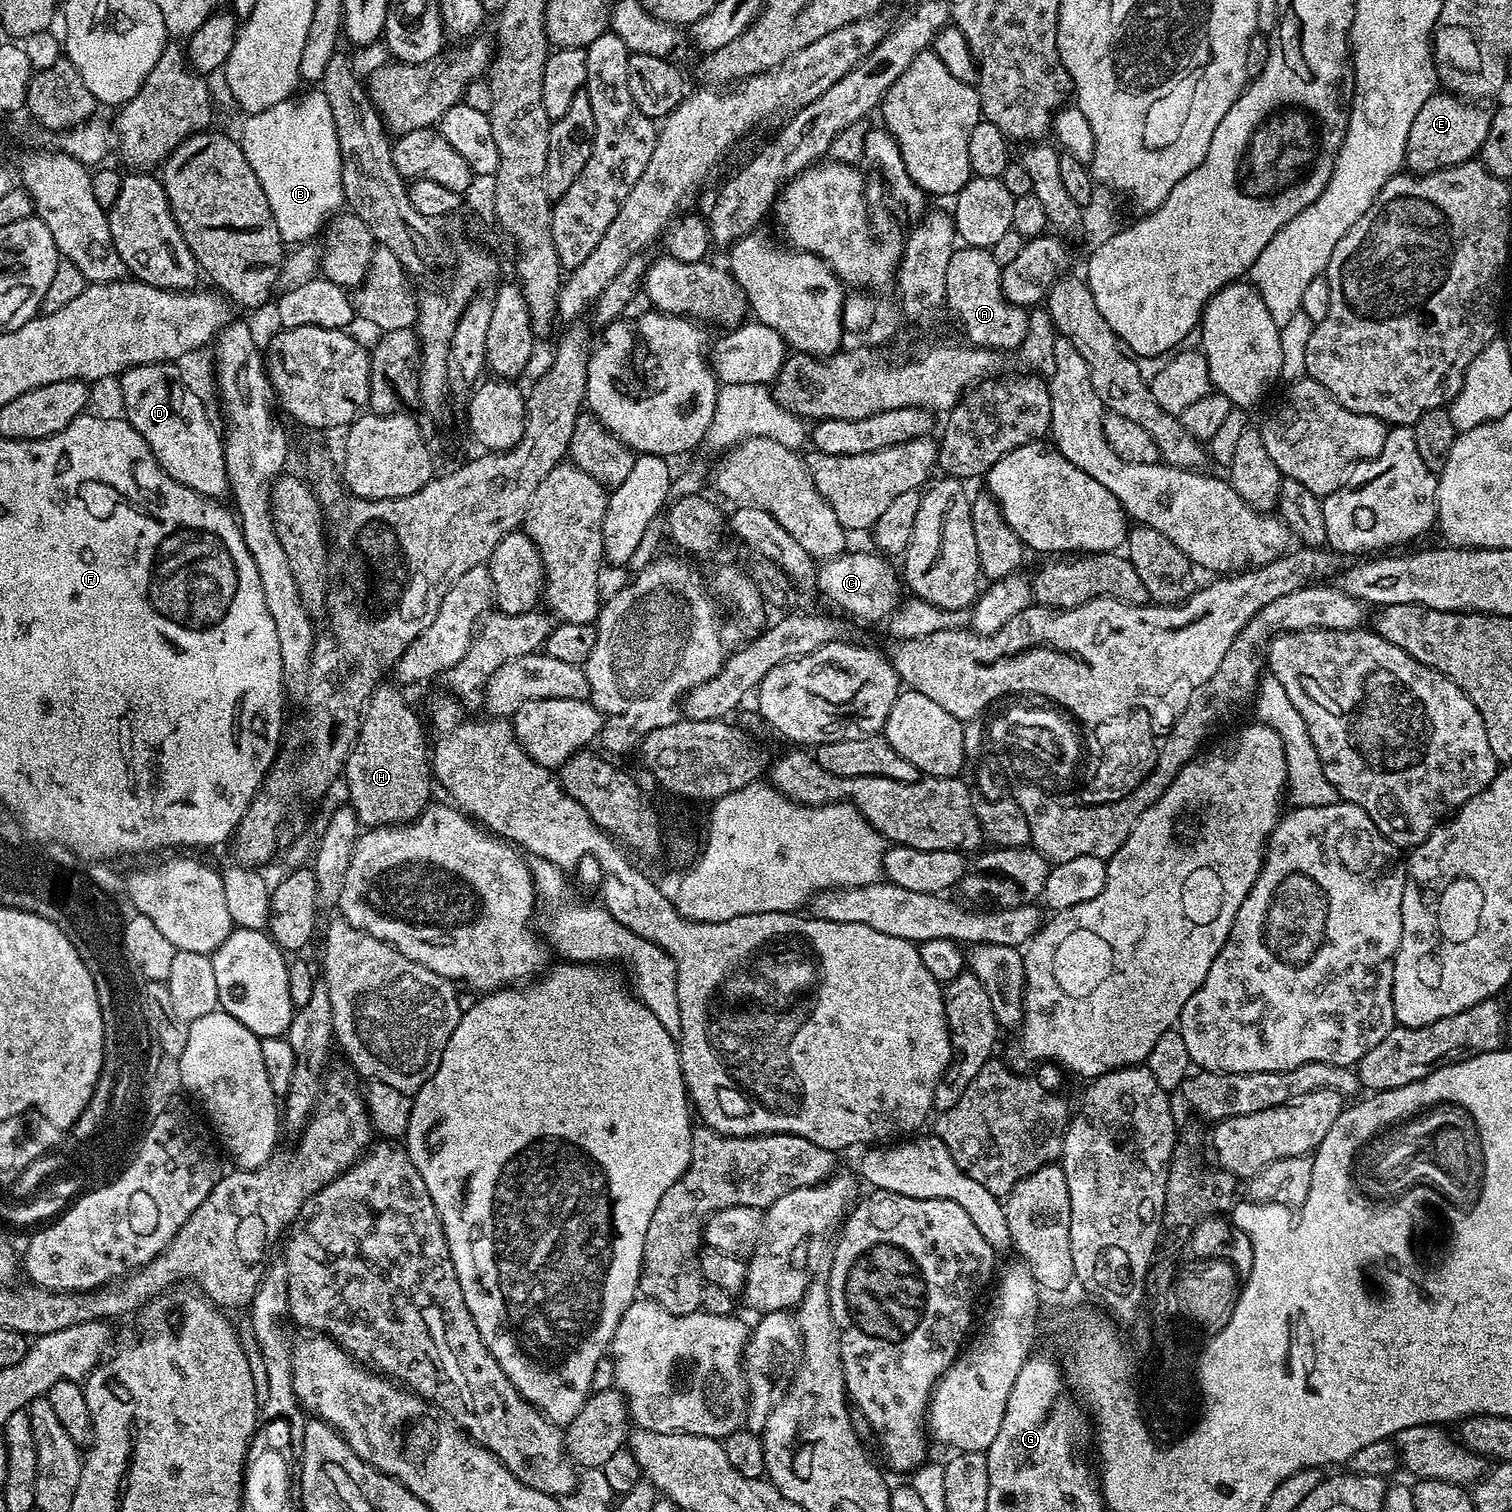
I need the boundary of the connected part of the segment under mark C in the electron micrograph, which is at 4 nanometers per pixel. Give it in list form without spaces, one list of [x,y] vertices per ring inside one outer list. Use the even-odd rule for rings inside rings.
[[[851,550],[840,553],[833,559],[823,561],[816,575],[816,586],[830,601],[846,613],[866,622],[885,621],[896,611],[902,600],[902,582],[897,569],[895,572],[887,559],[874,554]]]

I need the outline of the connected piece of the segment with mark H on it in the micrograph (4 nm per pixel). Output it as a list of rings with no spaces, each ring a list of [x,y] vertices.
[[[381,682],[372,691],[356,744],[342,773],[343,779],[348,779],[347,803],[355,810],[365,829],[411,824],[433,799],[430,740],[424,737],[424,728],[415,710],[408,705],[407,698],[399,692],[401,689],[392,684]]]

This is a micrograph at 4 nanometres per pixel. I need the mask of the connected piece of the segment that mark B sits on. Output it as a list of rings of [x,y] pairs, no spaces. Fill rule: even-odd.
[[[318,90],[302,93],[248,116],[240,134],[241,148],[265,191],[279,236],[288,246],[299,246],[315,239],[344,202],[341,154],[328,97]]]

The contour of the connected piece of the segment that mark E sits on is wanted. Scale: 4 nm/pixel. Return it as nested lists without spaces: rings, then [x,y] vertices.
[[[1437,90],[1433,96],[1426,98],[1422,110],[1414,117],[1414,126],[1410,126],[1410,138],[1406,138],[1406,154],[1404,162],[1407,171],[1412,174],[1437,172],[1455,164],[1465,164],[1479,153],[1482,142],[1486,142],[1486,134],[1490,131],[1492,112],[1476,102],[1469,102],[1461,97],[1453,96],[1447,90]]]

